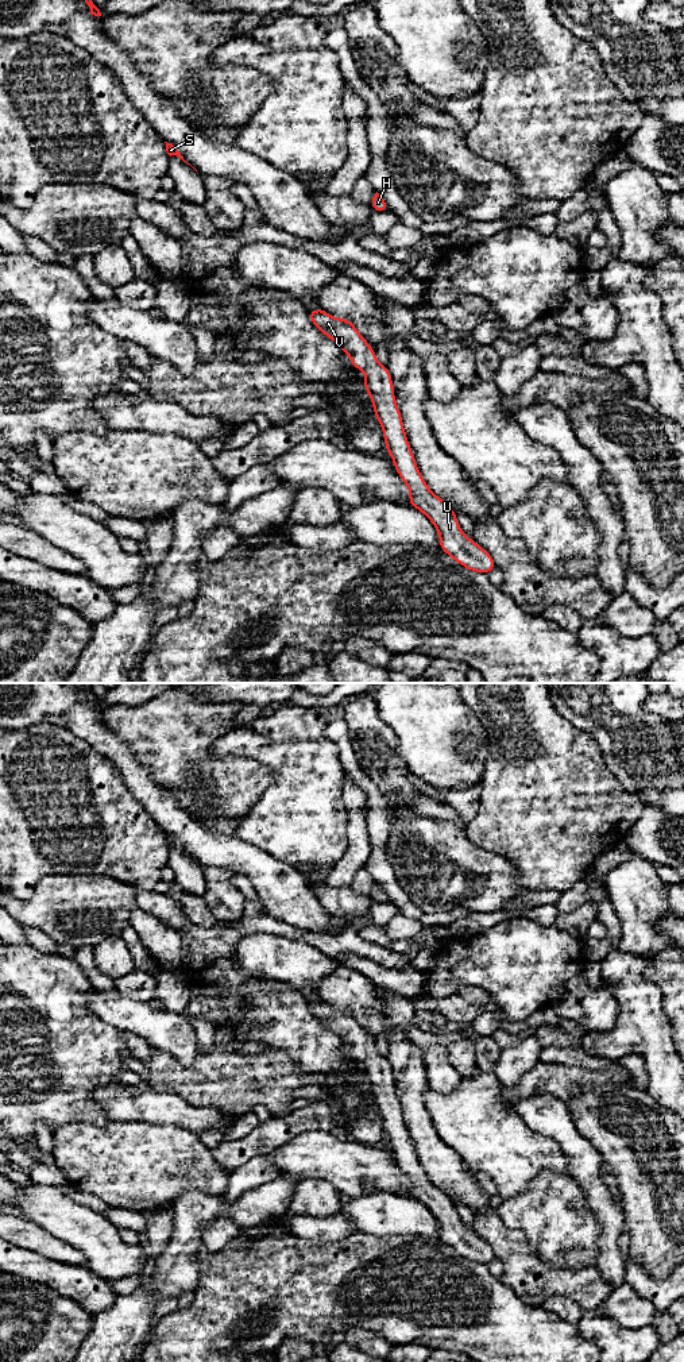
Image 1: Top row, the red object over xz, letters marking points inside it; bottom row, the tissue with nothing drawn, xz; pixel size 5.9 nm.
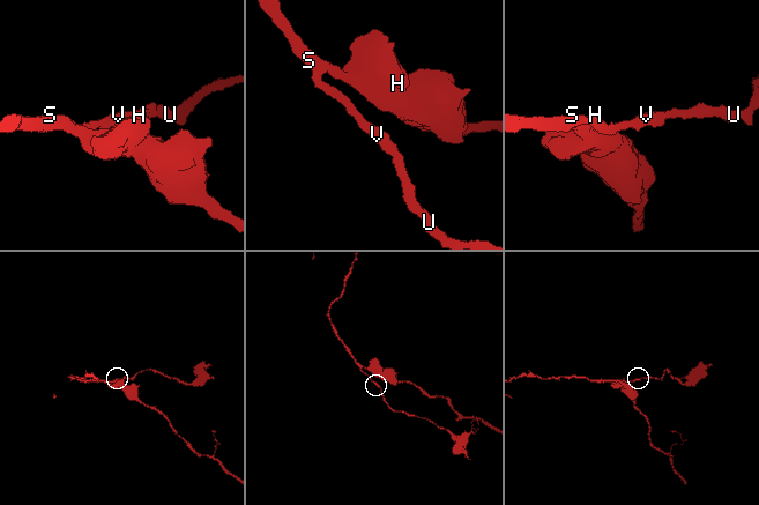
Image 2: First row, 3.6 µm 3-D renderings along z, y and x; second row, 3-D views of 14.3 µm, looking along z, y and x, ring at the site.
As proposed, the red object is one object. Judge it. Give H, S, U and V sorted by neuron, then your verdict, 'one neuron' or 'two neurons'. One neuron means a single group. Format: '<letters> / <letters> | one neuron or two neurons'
H S U V | one neuron

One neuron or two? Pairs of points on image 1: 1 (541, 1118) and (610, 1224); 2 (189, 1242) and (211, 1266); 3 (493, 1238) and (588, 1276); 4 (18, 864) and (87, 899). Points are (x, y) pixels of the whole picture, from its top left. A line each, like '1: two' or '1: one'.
1: one
2: two
3: one
4: two

